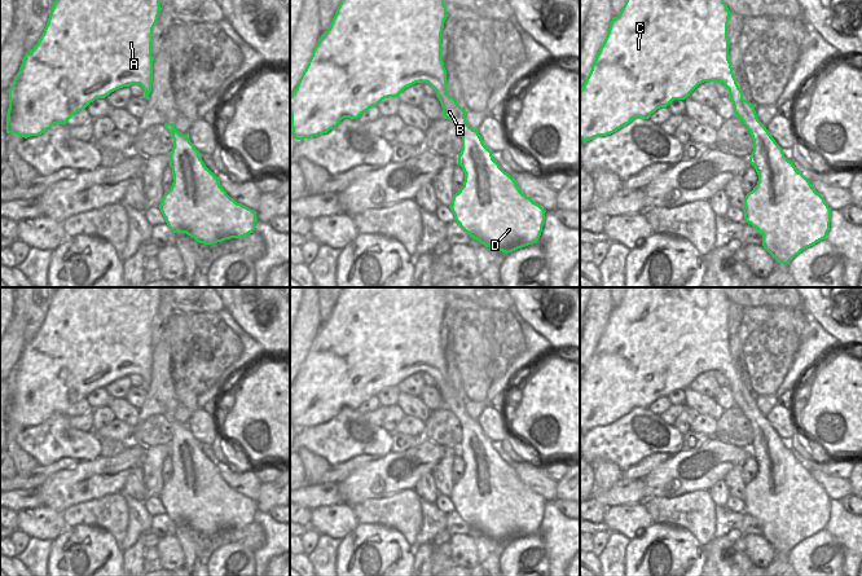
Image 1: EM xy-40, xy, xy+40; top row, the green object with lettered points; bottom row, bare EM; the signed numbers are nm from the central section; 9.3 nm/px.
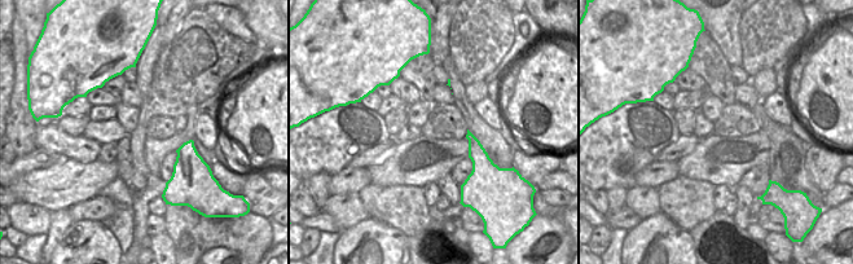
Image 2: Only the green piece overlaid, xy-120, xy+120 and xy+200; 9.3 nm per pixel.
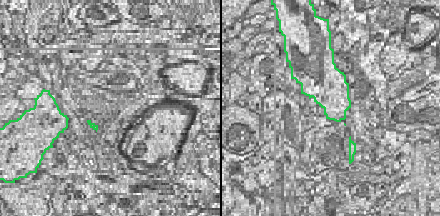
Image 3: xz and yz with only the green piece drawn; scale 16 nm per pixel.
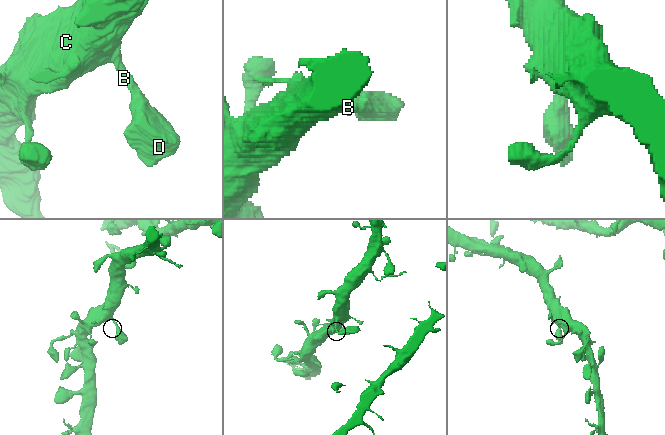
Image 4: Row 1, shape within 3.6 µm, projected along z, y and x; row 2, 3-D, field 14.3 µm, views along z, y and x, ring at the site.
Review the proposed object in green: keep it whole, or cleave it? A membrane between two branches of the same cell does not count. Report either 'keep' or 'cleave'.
keep

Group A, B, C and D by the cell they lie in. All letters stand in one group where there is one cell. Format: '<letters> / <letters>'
A B C D

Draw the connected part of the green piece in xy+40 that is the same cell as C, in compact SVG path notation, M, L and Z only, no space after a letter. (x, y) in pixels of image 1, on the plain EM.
M628 287L620 304L612 308L607 326L580 379L580 428L584 432L590 431L616 422L634 408L648 409L658 399L667 397L673 390L687 388L704 371L722 373L729 379L736 408L743 412L753 430L753 441L748 450L755 457L758 471L744 488L744 513L762 524L764 538L779 554L790 554L802 540L827 527L831 498L810 471L784 447L783 439L758 410L755 395L743 388L729 349L730 304L724 287Z

